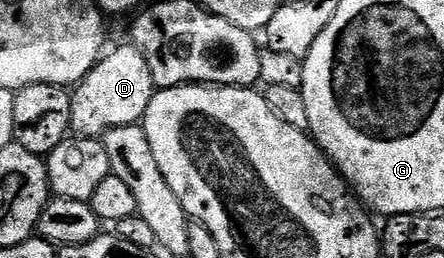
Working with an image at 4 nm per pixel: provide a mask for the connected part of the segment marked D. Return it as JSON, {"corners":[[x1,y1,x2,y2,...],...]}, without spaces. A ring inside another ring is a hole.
{"corners":[[132,45,111,51,97,60,87,77,76,84,72,92,71,131,74,136,95,139,104,137,116,127,140,124,147,113,147,105,151,105,155,88,143,55]]}

